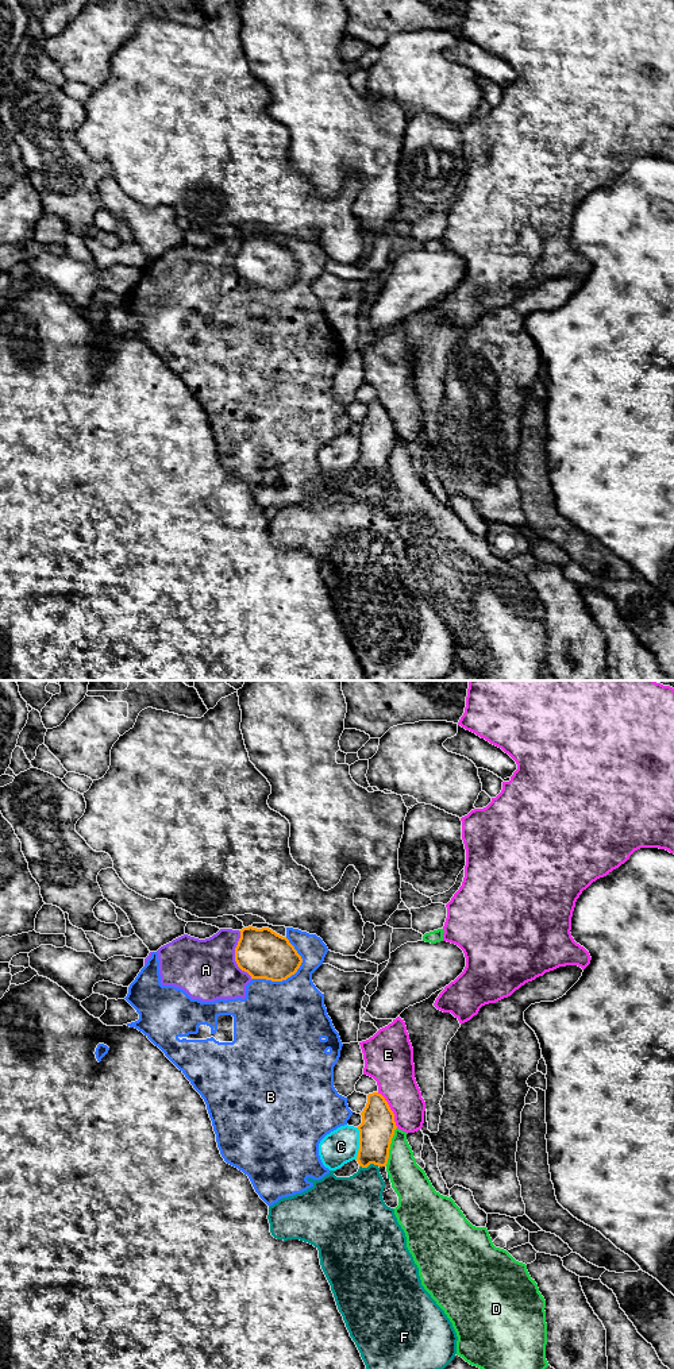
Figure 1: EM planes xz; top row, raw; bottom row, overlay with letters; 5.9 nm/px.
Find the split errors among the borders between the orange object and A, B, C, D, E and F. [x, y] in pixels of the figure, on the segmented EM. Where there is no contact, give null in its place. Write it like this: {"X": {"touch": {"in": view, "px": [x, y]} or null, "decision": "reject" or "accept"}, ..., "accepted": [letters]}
{"A": {"touch": {"in": "xz", "px": [235, 955]}, "decision": "reject"}, "B": {"touch": {"in": "xz", "px": [280, 980]}, "decision": "reject"}, "C": {"touch": {"in": "xz", "px": [359, 1144]}, "decision": "reject"}, "D": {"touch": {"in": "xz", "px": [389, 1146]}, "decision": "reject"}, "E": {"touch": {"in": "xz", "px": [391, 1110]}, "decision": "reject"}, "F": {"touch": {"in": "xz", "px": [369, 1164]}, "decision": "reject"}, "accepted": []}

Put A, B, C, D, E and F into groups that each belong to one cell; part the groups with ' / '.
A B / C / D / E / F

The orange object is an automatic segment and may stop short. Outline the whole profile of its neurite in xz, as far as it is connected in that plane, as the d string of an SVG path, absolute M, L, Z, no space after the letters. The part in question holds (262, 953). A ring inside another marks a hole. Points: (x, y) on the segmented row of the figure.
M243 928L235 948L238 967L251 979L282 982L300 968L303 959L289 942L269 928Z

